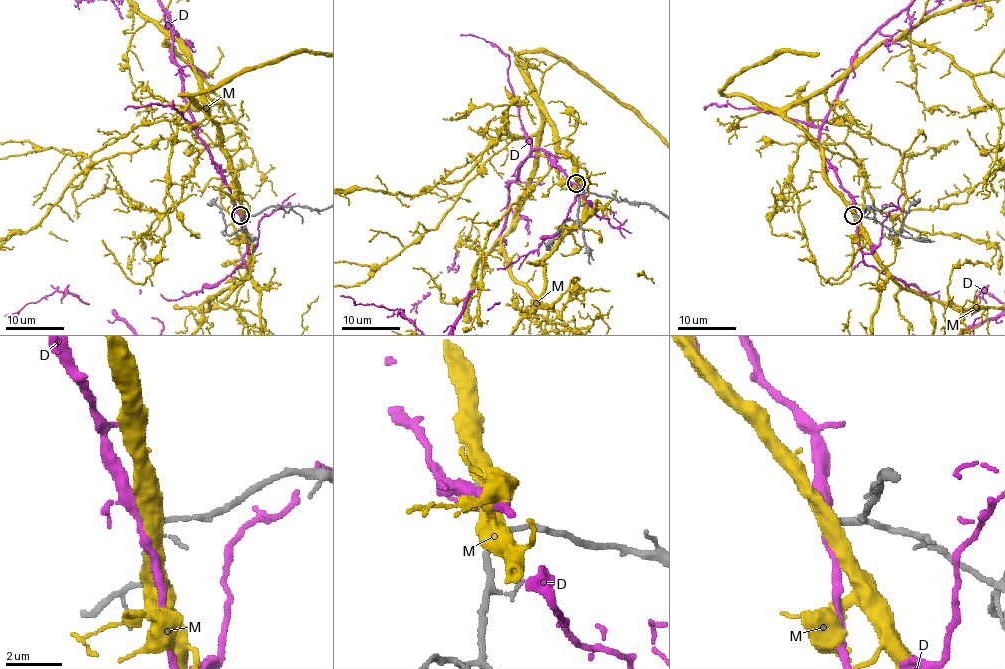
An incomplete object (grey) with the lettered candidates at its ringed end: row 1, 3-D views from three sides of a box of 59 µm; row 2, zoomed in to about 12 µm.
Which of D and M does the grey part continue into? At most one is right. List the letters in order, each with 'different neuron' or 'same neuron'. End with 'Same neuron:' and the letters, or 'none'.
D: different neuron
M: different neuron
Same neuron: none

